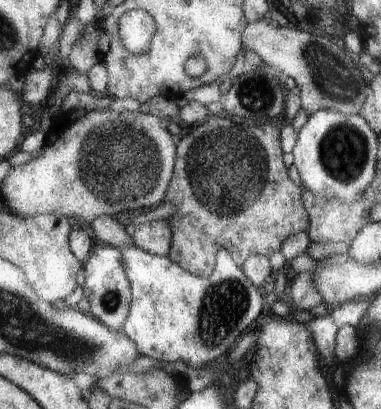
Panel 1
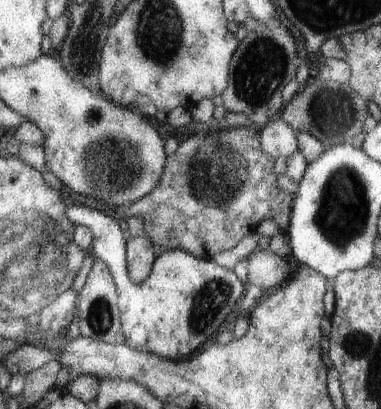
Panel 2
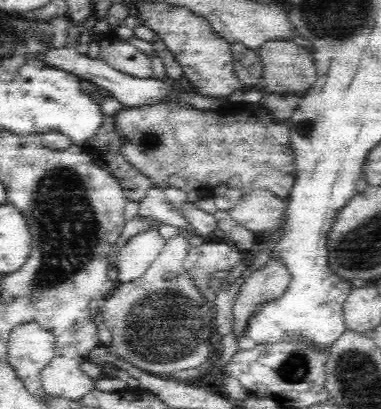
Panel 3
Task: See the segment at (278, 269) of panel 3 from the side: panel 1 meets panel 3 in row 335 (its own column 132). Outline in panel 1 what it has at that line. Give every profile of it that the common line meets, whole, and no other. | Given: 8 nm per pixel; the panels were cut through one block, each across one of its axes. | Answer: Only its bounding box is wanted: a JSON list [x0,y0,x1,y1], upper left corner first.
[131,220,173,256]

